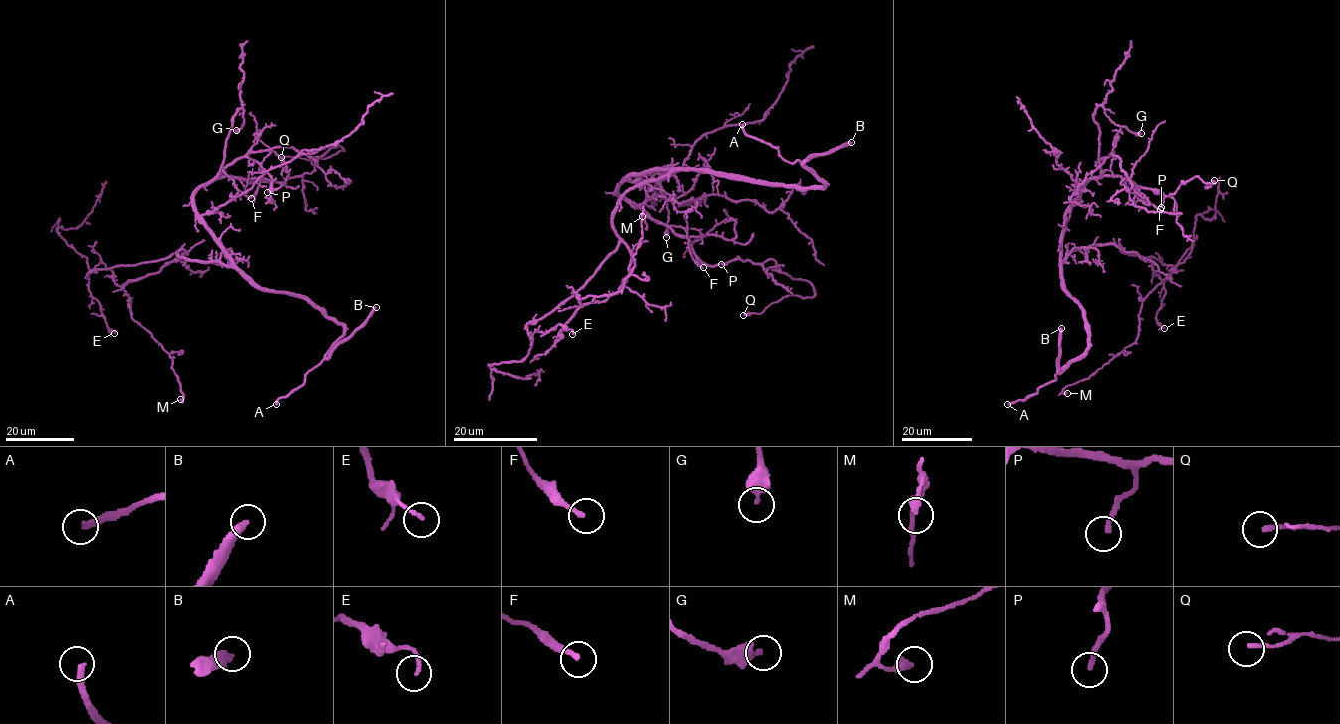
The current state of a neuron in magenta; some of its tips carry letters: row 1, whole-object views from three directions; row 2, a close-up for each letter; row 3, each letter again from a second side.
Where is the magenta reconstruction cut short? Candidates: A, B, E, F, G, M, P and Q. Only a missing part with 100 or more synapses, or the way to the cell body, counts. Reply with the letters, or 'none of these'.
A, B

